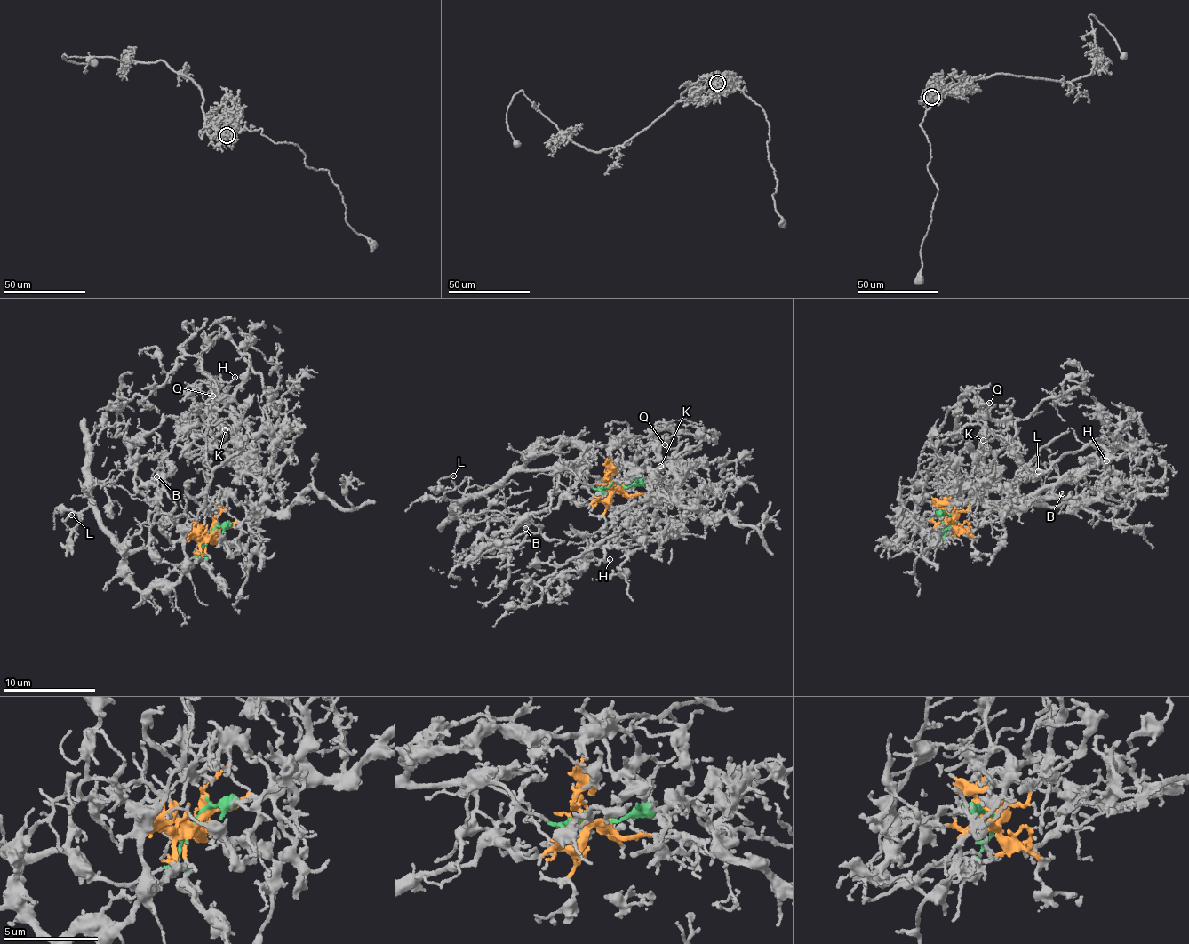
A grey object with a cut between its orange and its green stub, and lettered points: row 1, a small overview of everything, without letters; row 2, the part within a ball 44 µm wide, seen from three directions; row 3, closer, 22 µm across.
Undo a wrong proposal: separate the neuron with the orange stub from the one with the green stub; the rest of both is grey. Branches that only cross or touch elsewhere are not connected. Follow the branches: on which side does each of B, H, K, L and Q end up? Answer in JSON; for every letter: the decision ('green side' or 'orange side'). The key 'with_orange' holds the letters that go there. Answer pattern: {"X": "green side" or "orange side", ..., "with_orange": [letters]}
{"B": "orange side", "H": "orange side", "K": "orange side", "L": "green side", "Q": "orange side", "with_orange": ["B", "H", "K", "Q"]}

